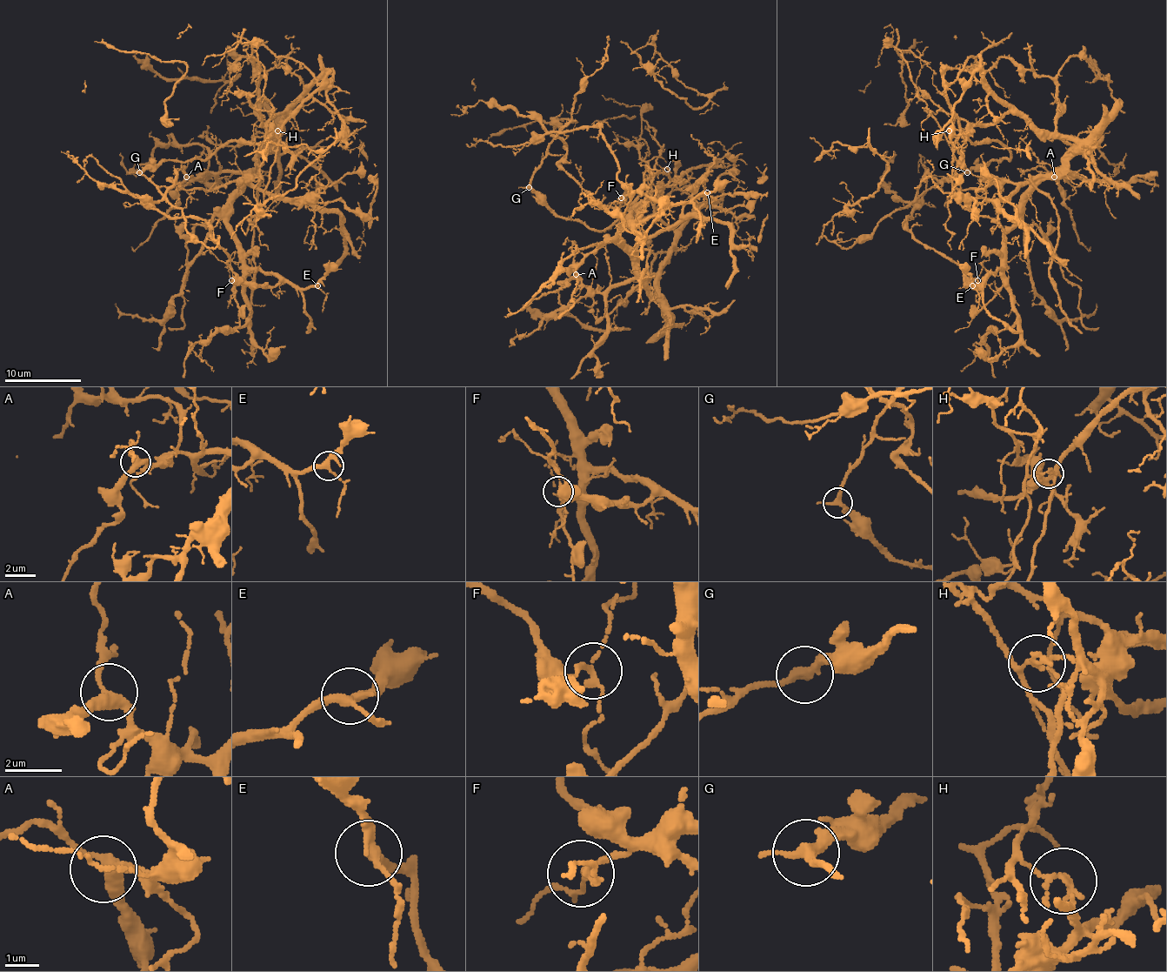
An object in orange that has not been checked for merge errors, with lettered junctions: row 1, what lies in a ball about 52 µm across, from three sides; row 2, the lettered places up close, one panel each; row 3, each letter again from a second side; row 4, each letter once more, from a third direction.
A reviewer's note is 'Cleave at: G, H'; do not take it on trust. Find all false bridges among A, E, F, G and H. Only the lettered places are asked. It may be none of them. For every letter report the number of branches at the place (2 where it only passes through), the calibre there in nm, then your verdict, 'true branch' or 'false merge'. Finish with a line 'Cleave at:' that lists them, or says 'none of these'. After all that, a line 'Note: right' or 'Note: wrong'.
A: branches 3; calibre 360 nm; true branch
E: branches 3; calibre 280 nm; true branch
F: branches 3; calibre 150 nm; true branch
G: branches 3; calibre 280 nm; false merge
H: branches 3; calibre 120 nm; false merge
Cleave at: G, H
Note: right

